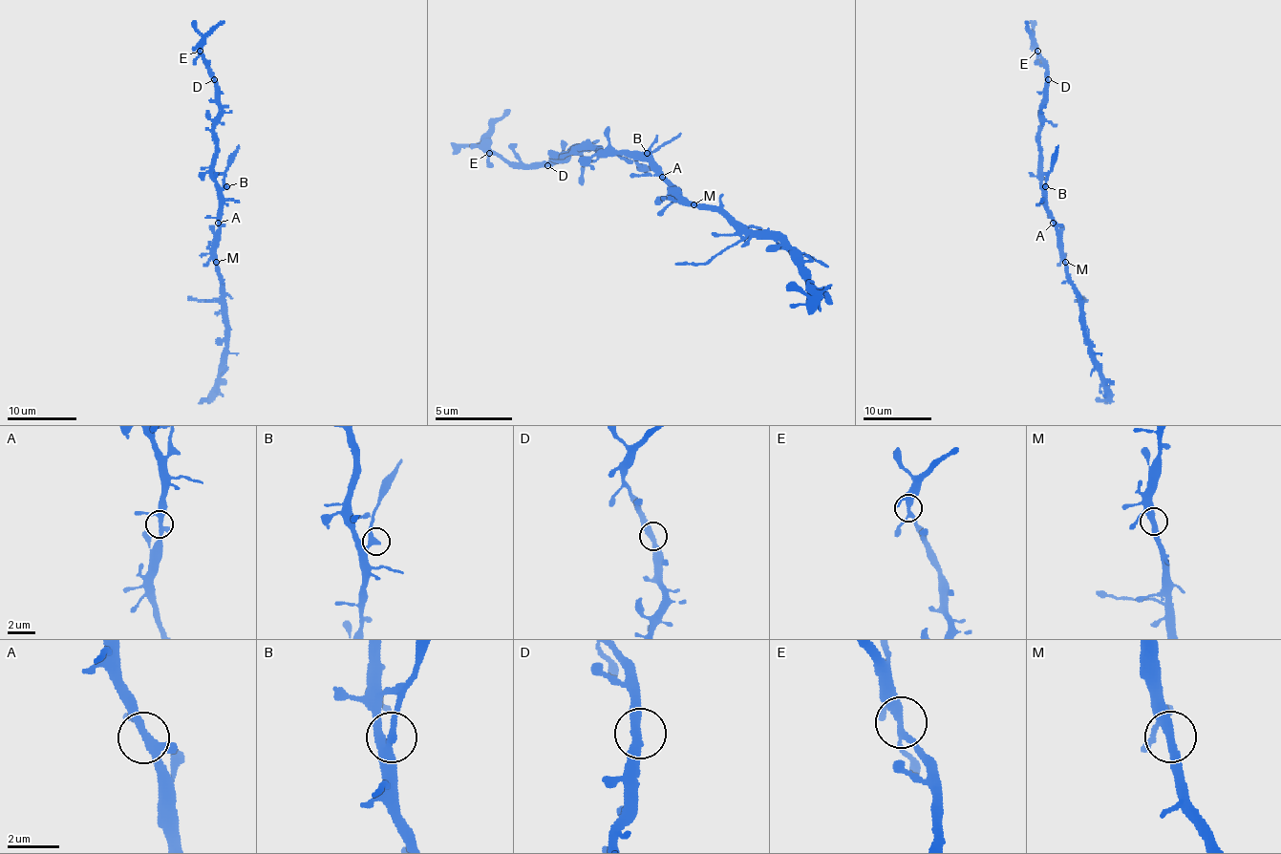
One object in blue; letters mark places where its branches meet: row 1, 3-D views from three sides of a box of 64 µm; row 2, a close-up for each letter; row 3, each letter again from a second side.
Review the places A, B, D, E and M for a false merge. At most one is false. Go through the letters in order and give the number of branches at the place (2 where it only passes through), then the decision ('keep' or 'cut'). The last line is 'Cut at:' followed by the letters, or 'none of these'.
A: branches 4; keep
B: branches 2; keep
D: branches 2; keep
E: branches 4; keep
M: branches 3; keep
Cut at: none of these

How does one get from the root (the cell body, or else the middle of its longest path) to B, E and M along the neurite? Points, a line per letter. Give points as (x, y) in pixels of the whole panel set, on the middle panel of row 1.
B: (659, 172), (649, 160), (639, 160), (647, 153)
E: (659, 172), (646, 160), (596, 148), (568, 147), (565, 155), (534, 165), (490, 154)
M: (659, 172), (668, 177), (673, 184), (672, 188), (679, 188), (681, 196), (687, 196), (693, 204)

